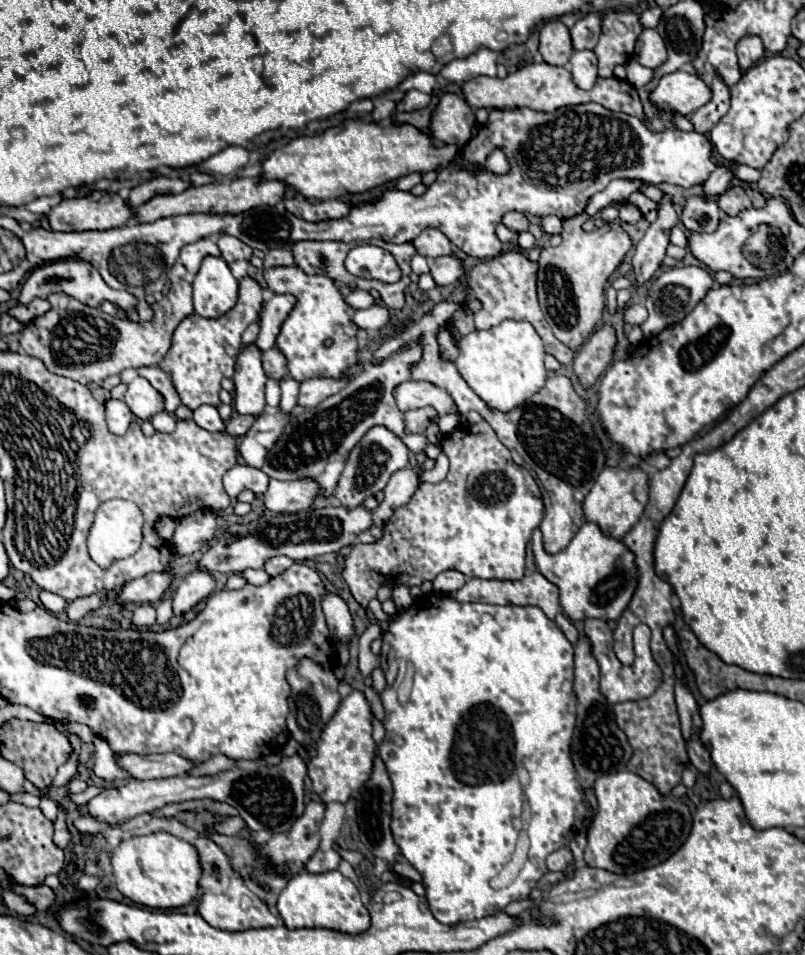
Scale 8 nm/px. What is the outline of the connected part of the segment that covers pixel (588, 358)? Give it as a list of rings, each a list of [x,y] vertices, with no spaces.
[[[601,324],[581,346],[581,352],[575,356],[573,370],[579,380],[583,378],[581,384],[585,388],[591,388],[597,382],[597,378],[605,372],[605,368],[611,364],[615,344],[615,328],[611,324]]]

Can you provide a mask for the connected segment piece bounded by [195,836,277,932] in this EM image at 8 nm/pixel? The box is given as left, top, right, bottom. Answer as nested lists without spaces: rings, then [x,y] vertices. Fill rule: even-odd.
[[[197,836],[195,838],[195,848],[199,852],[201,860],[201,878],[199,878],[199,904],[197,912],[215,928],[221,930],[249,930],[249,928],[267,928],[267,926],[277,926],[275,916],[269,912],[267,904],[257,898],[243,882],[241,876],[235,876],[229,856],[207,836]]]

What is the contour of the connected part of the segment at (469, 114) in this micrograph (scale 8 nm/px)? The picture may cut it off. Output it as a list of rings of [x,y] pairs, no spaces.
[[[443,94],[431,112],[431,138],[445,144],[465,144],[475,126],[475,114],[457,94]]]

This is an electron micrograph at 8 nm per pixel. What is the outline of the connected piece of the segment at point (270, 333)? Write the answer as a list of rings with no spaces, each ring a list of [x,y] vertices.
[[[275,294],[273,300],[265,302],[265,306],[261,310],[261,332],[255,340],[255,344],[261,350],[269,350],[275,346],[275,338],[279,336],[281,324],[287,320],[295,302],[297,300],[291,294]]]

